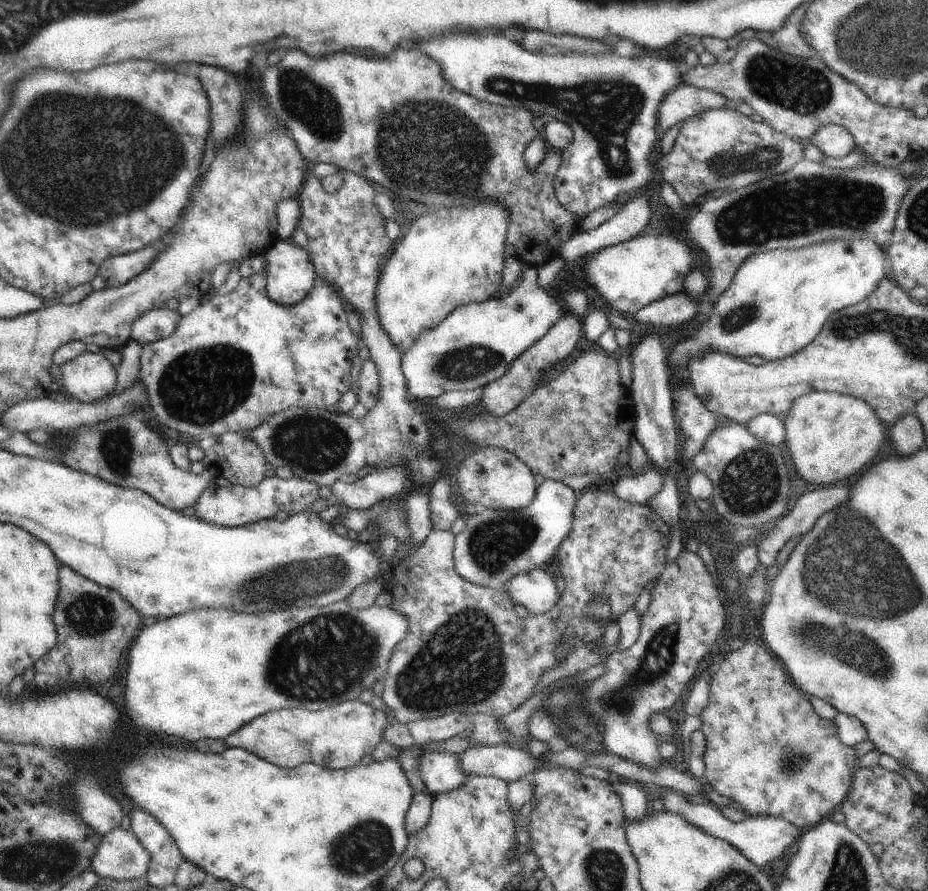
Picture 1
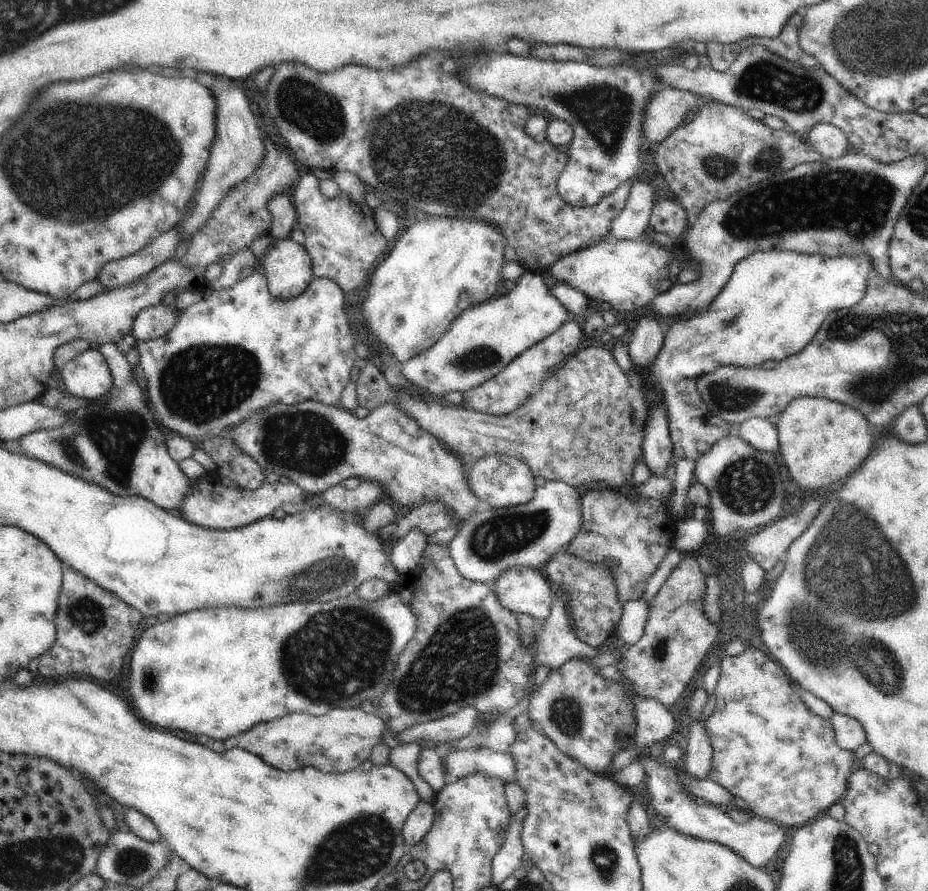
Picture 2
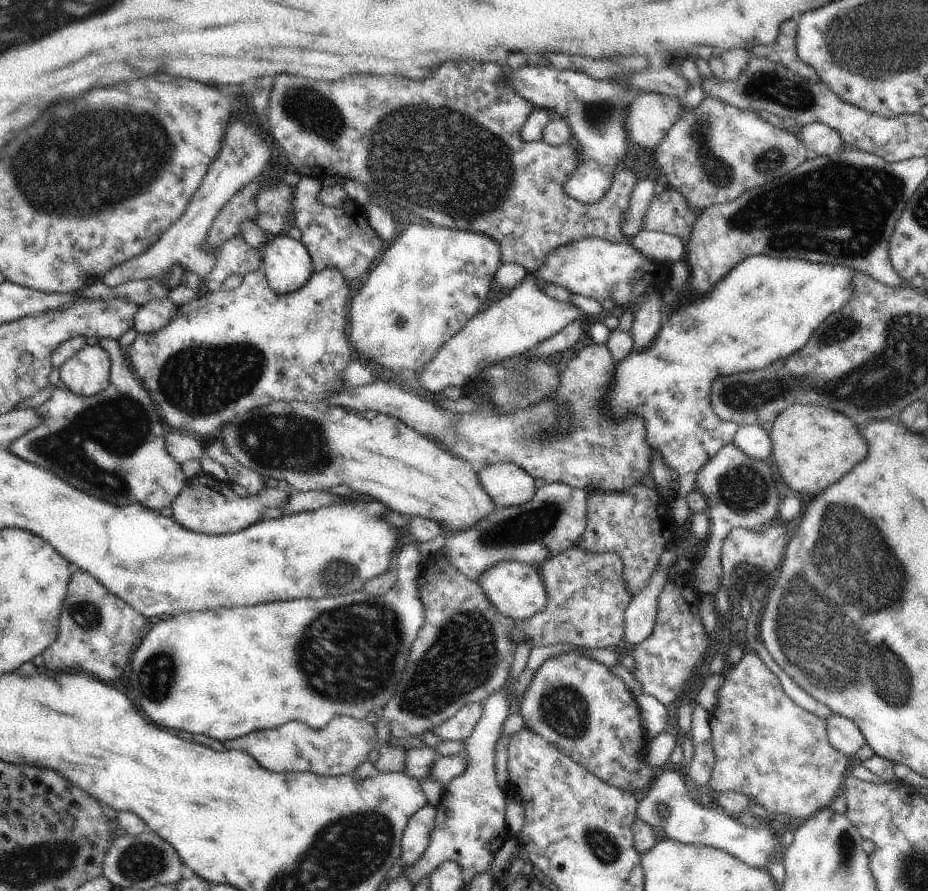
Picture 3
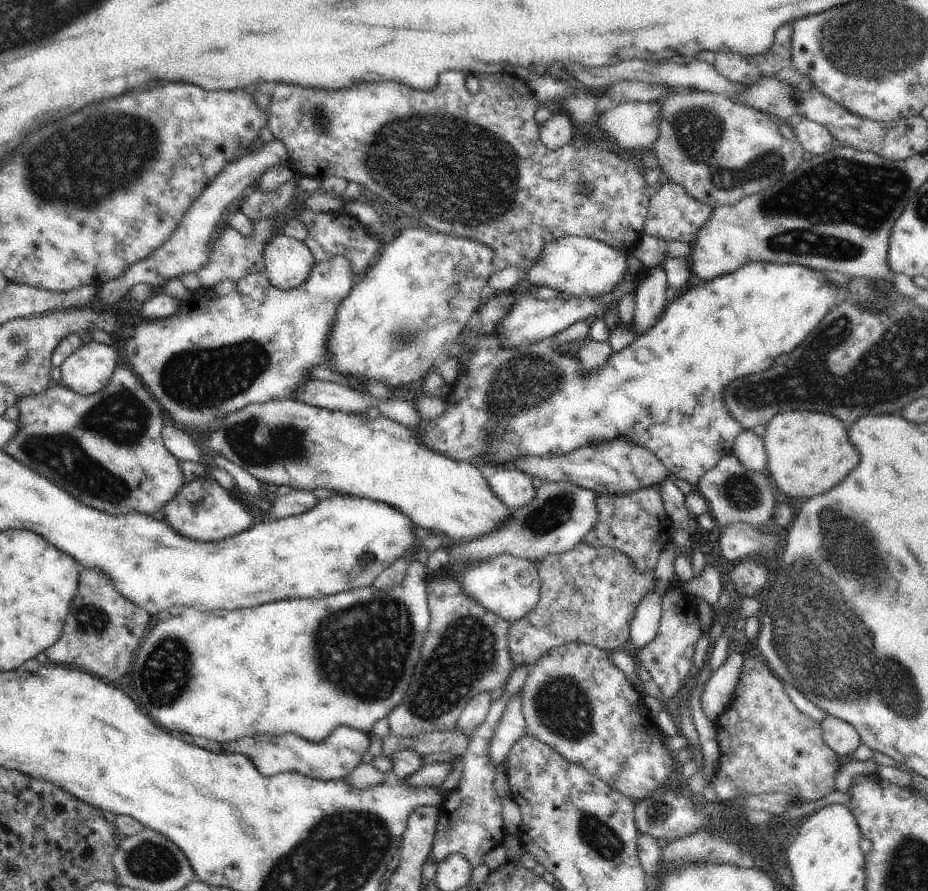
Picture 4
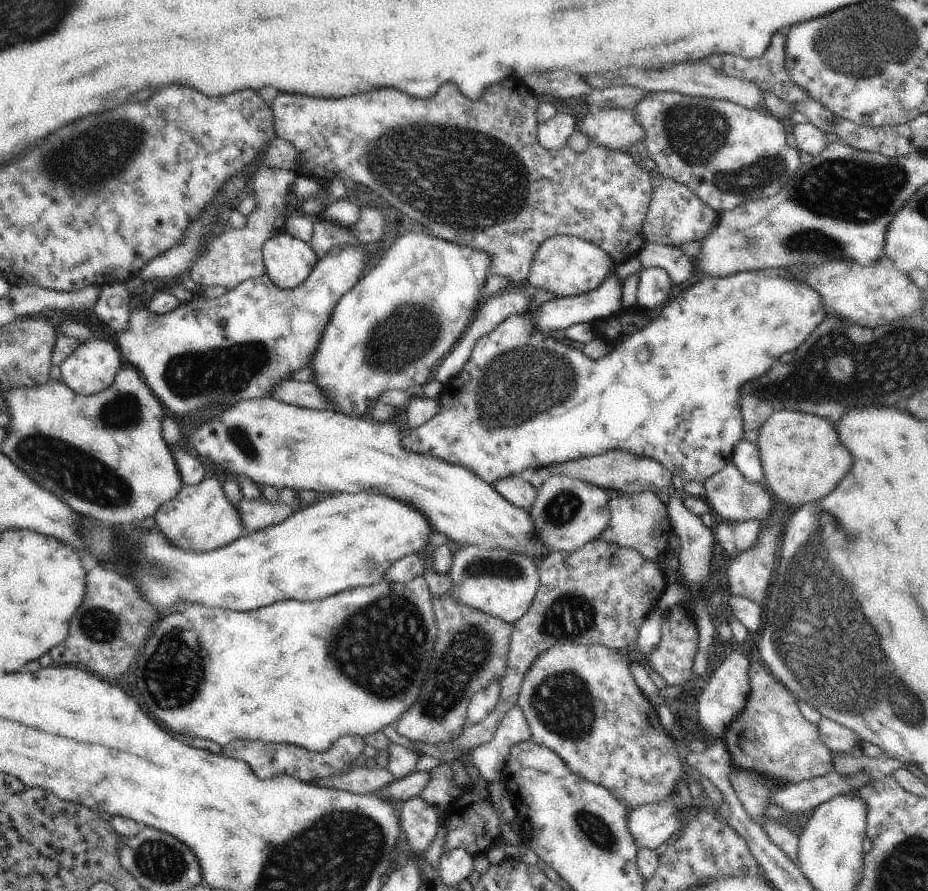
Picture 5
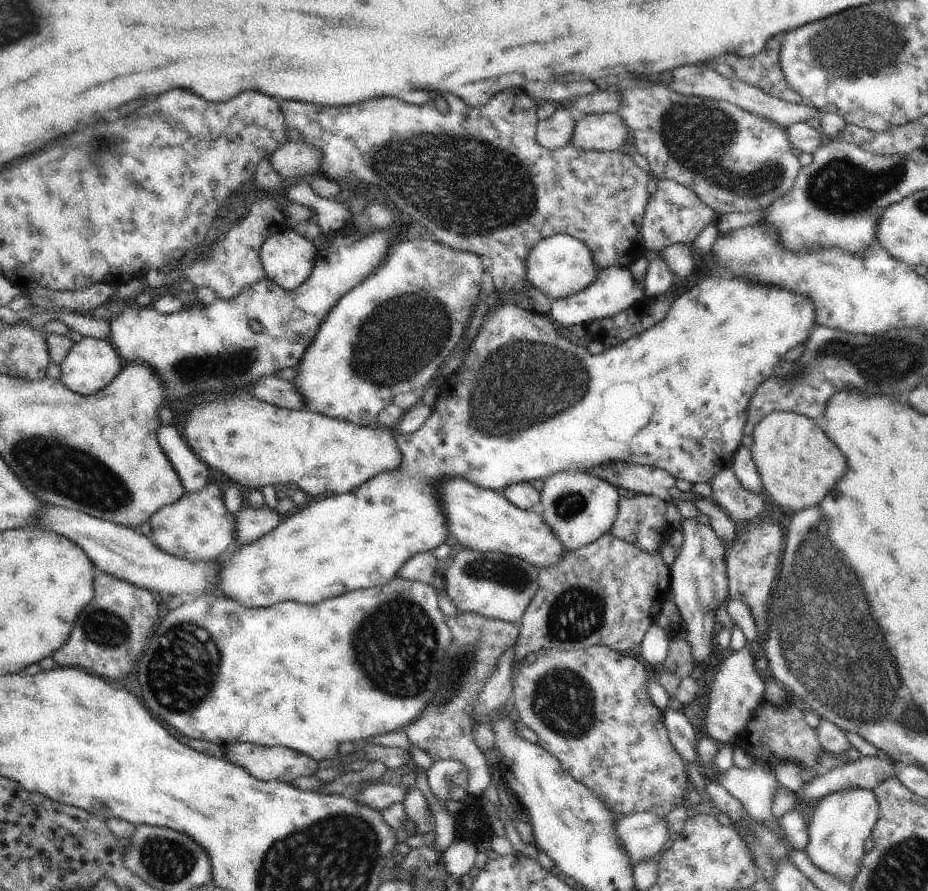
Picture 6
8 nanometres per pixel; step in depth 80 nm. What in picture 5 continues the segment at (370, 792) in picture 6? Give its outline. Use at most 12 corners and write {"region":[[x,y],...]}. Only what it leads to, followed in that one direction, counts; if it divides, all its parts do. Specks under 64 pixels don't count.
{"region":[[429,772],[392,781],[377,791],[385,801],[402,807],[419,795]]}

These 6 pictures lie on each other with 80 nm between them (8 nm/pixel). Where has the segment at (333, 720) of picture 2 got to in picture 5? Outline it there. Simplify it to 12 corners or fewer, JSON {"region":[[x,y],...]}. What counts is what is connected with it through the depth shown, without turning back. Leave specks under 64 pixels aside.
{"region":[[341,736],[328,752],[290,743],[238,739],[222,748],[256,776],[292,775],[310,783],[340,775],[362,737]]}

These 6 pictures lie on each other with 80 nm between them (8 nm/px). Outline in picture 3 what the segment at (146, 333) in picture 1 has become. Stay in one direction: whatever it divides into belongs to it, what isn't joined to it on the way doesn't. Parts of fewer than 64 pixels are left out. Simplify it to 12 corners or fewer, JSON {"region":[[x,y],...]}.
{"region":[[170,297],[137,309],[137,334],[158,332],[178,316]]}

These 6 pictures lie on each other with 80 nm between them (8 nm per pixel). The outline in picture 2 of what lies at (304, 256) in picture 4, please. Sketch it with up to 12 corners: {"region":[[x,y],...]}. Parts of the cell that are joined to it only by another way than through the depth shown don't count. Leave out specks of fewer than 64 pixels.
{"region":[[274,240],[259,268],[270,294],[300,296],[315,278],[306,247]]}

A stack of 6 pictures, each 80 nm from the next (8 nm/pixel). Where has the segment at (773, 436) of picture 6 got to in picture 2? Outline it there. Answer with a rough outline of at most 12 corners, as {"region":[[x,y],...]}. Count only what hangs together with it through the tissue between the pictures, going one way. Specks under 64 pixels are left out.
{"region":[[822,397],[794,399],[776,430],[792,480],[822,493],[871,453],[869,422]]}

